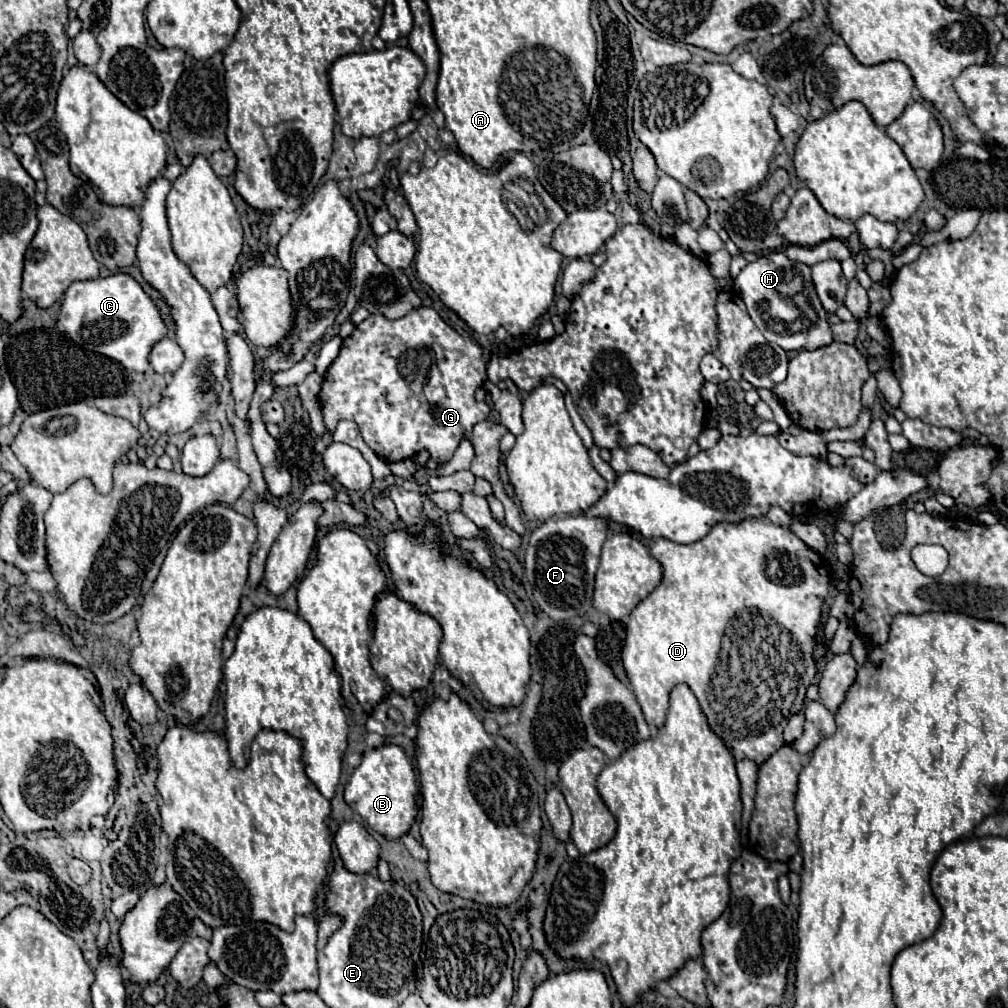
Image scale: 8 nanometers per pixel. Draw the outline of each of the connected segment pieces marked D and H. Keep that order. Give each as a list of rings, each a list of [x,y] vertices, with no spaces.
[[[767,517],[745,519],[739,525],[719,523],[713,527],[713,531],[707,537],[703,537],[701,541],[695,541],[691,545],[679,545],[679,543],[673,543],[667,539],[657,539],[651,545],[651,555],[657,557],[661,561],[661,565],[665,567],[663,581],[647,599],[643,599],[633,609],[631,619],[627,623],[625,647],[621,651],[621,659],[625,665],[627,677],[633,685],[633,691],[637,695],[637,701],[645,713],[649,727],[655,727],[655,729],[663,727],[665,717],[667,717],[667,709],[669,709],[669,693],[675,685],[685,683],[695,693],[695,697],[703,709],[703,715],[707,717],[711,731],[727,745],[727,749],[733,753],[733,757],[737,761],[751,759],[755,765],[765,763],[777,749],[781,749],[785,745],[783,729],[795,713],[803,711],[805,699],[807,699],[805,697],[807,687],[813,683],[813,679],[817,675],[817,665],[813,659],[813,647],[815,647],[815,637],[817,637],[817,629],[821,623],[821,609],[825,605],[825,599],[829,597],[829,573],[827,573],[823,559],[819,563],[821,555],[815,553],[813,549],[809,549],[801,539],[797,539],[789,531],[789,527],[777,527],[771,521],[767,521]]]
[[[783,249],[771,251],[747,263],[747,267],[735,279],[733,289],[741,299],[745,293],[747,311],[765,339],[781,345],[785,351],[815,349],[833,341],[827,323],[827,311],[815,293],[809,267],[805,263],[791,261]]]

